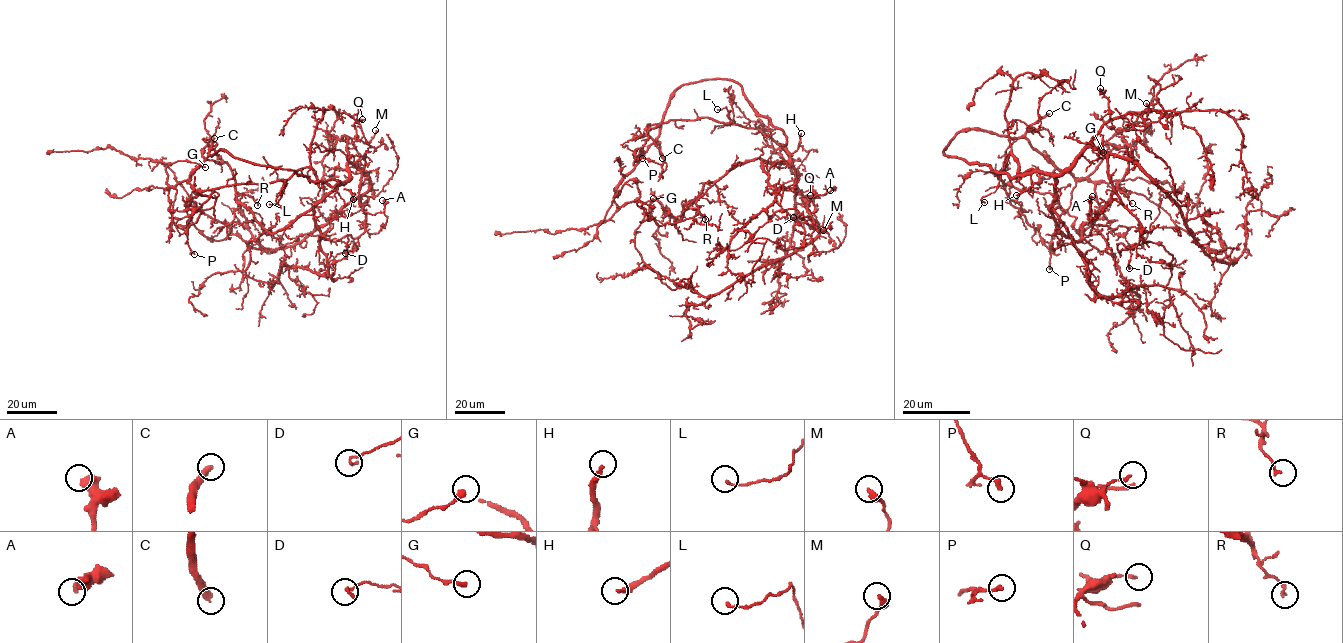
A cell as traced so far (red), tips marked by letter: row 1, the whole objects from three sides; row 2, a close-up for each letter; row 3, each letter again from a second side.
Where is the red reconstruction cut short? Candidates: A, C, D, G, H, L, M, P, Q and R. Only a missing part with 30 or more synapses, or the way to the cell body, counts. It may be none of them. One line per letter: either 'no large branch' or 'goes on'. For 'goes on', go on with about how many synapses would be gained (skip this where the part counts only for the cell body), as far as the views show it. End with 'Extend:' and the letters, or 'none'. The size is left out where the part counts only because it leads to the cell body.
A: no large branch
C: goes on | 500 syn
D: no large branch
G: no large branch
H: goes on
L: no large branch
M: no large branch
P: no large branch
Q: no large branch
R: no large branch
Extend: C, H

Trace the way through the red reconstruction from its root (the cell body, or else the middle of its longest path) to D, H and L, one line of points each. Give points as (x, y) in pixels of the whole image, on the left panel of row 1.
D: (337, 183), (348, 179), (348, 163), (361, 173), (364, 231), (353, 241), (355, 249), (345, 253)
H: (337, 183), (343, 188), (350, 190), (353, 199)
L: (337, 183), (327, 180), (320, 187), (316, 175), (303, 167), (286, 181), (278, 202), (269, 204)

